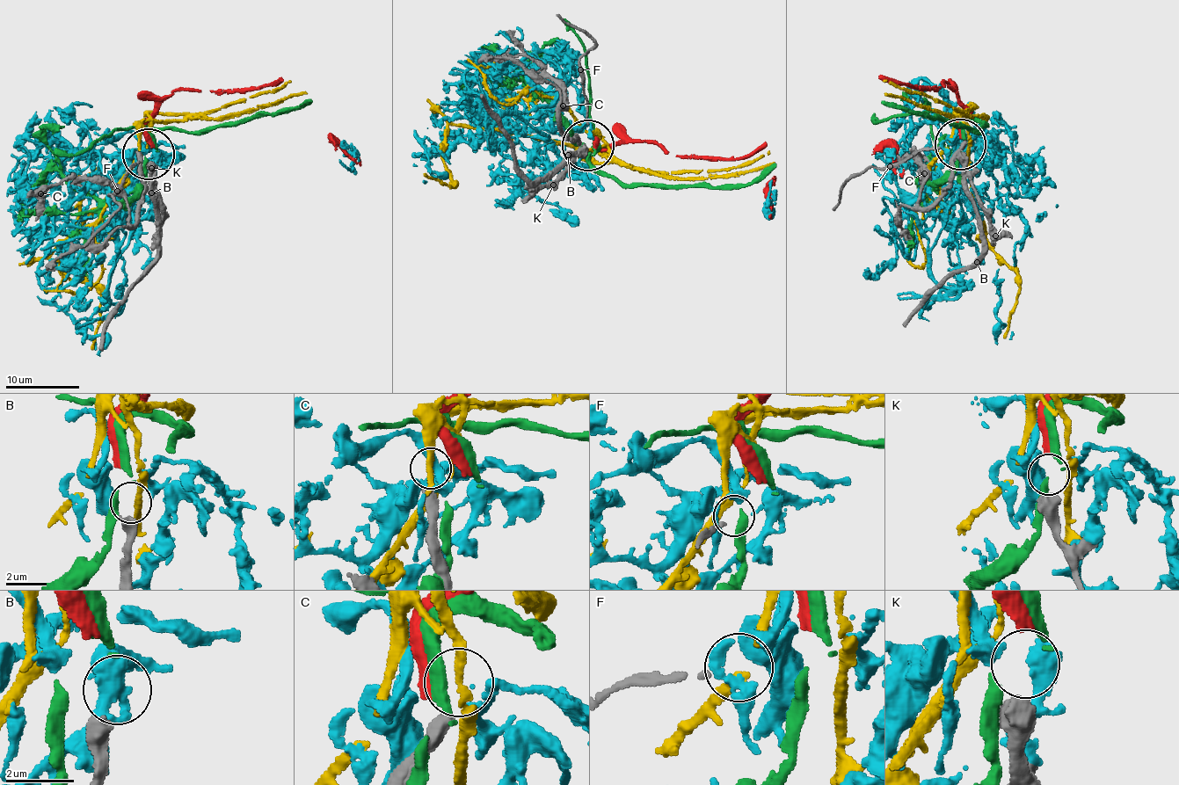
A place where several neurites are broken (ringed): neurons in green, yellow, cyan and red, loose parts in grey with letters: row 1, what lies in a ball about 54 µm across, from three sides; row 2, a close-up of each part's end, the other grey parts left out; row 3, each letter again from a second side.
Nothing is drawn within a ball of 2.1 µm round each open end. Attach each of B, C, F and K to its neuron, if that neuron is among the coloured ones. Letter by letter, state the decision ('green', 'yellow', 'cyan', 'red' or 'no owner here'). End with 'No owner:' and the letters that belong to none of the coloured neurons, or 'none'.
B: green
C: no owner here
F: no owner here
K: red
No owner: C, F

